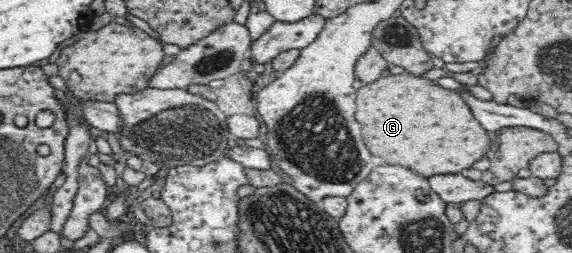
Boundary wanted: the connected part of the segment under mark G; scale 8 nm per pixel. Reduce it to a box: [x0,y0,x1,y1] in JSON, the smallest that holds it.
[355,72,493,179]

